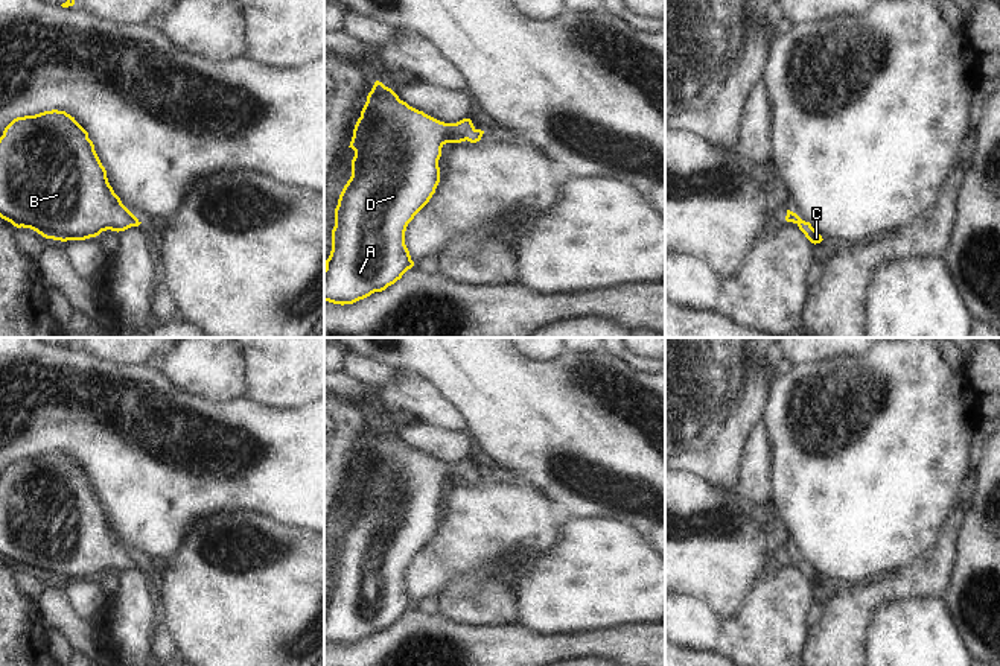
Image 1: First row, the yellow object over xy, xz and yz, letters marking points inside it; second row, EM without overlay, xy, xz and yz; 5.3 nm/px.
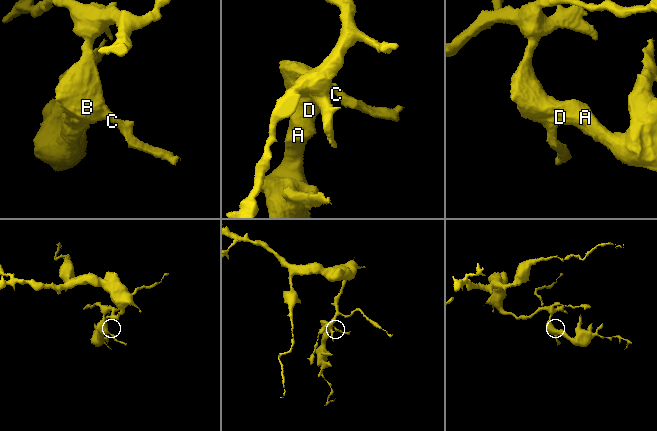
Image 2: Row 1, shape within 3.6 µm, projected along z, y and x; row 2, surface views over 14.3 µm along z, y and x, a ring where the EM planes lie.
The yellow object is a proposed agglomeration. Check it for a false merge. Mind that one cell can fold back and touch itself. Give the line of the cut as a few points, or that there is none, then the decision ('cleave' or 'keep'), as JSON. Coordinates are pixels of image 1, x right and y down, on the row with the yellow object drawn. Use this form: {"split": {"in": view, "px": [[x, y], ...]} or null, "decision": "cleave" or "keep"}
{"split": null, "decision": "keep"}

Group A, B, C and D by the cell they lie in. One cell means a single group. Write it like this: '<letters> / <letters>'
A B C D

